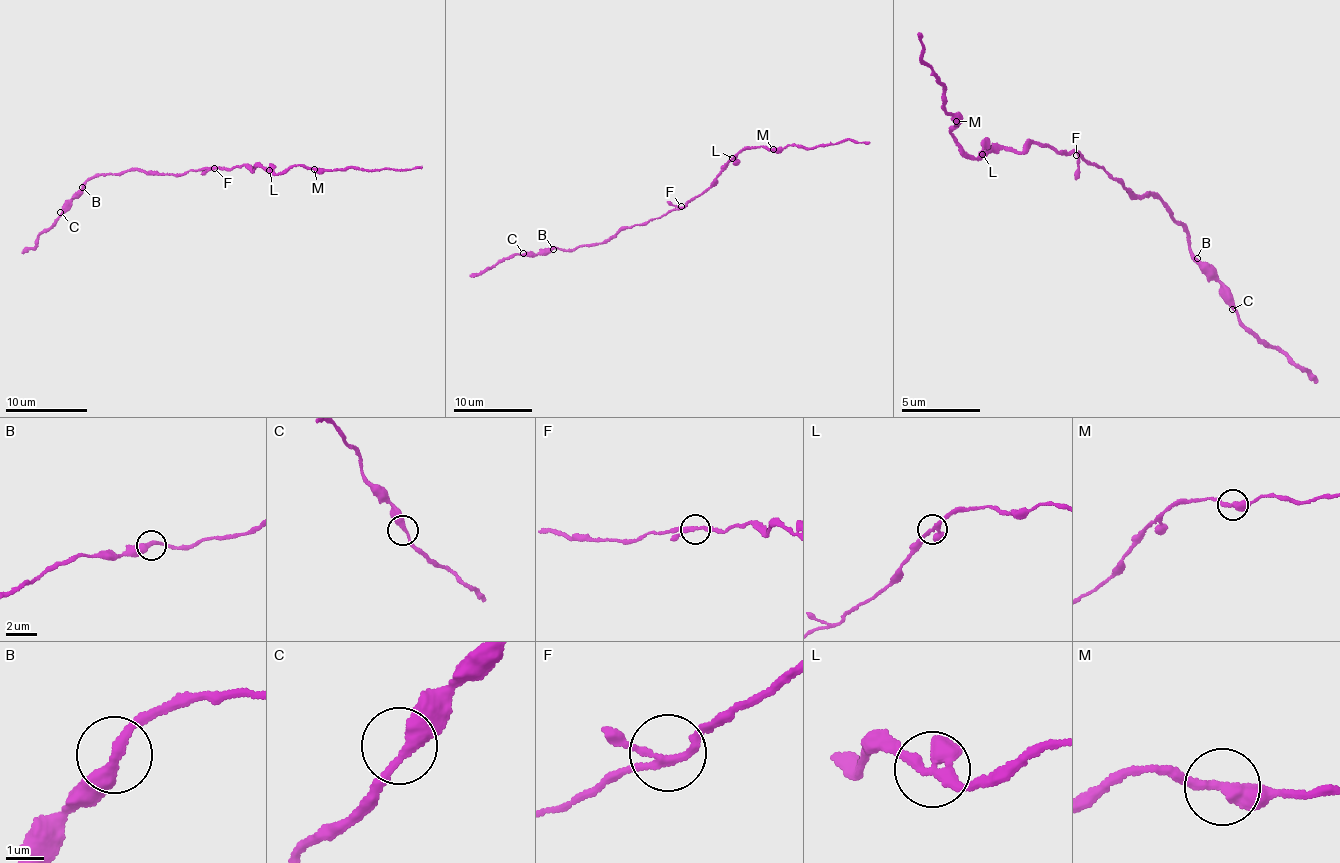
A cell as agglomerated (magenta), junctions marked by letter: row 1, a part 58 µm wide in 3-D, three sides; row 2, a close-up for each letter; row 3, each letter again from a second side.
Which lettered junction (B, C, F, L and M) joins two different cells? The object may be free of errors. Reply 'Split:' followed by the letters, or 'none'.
Split: none

